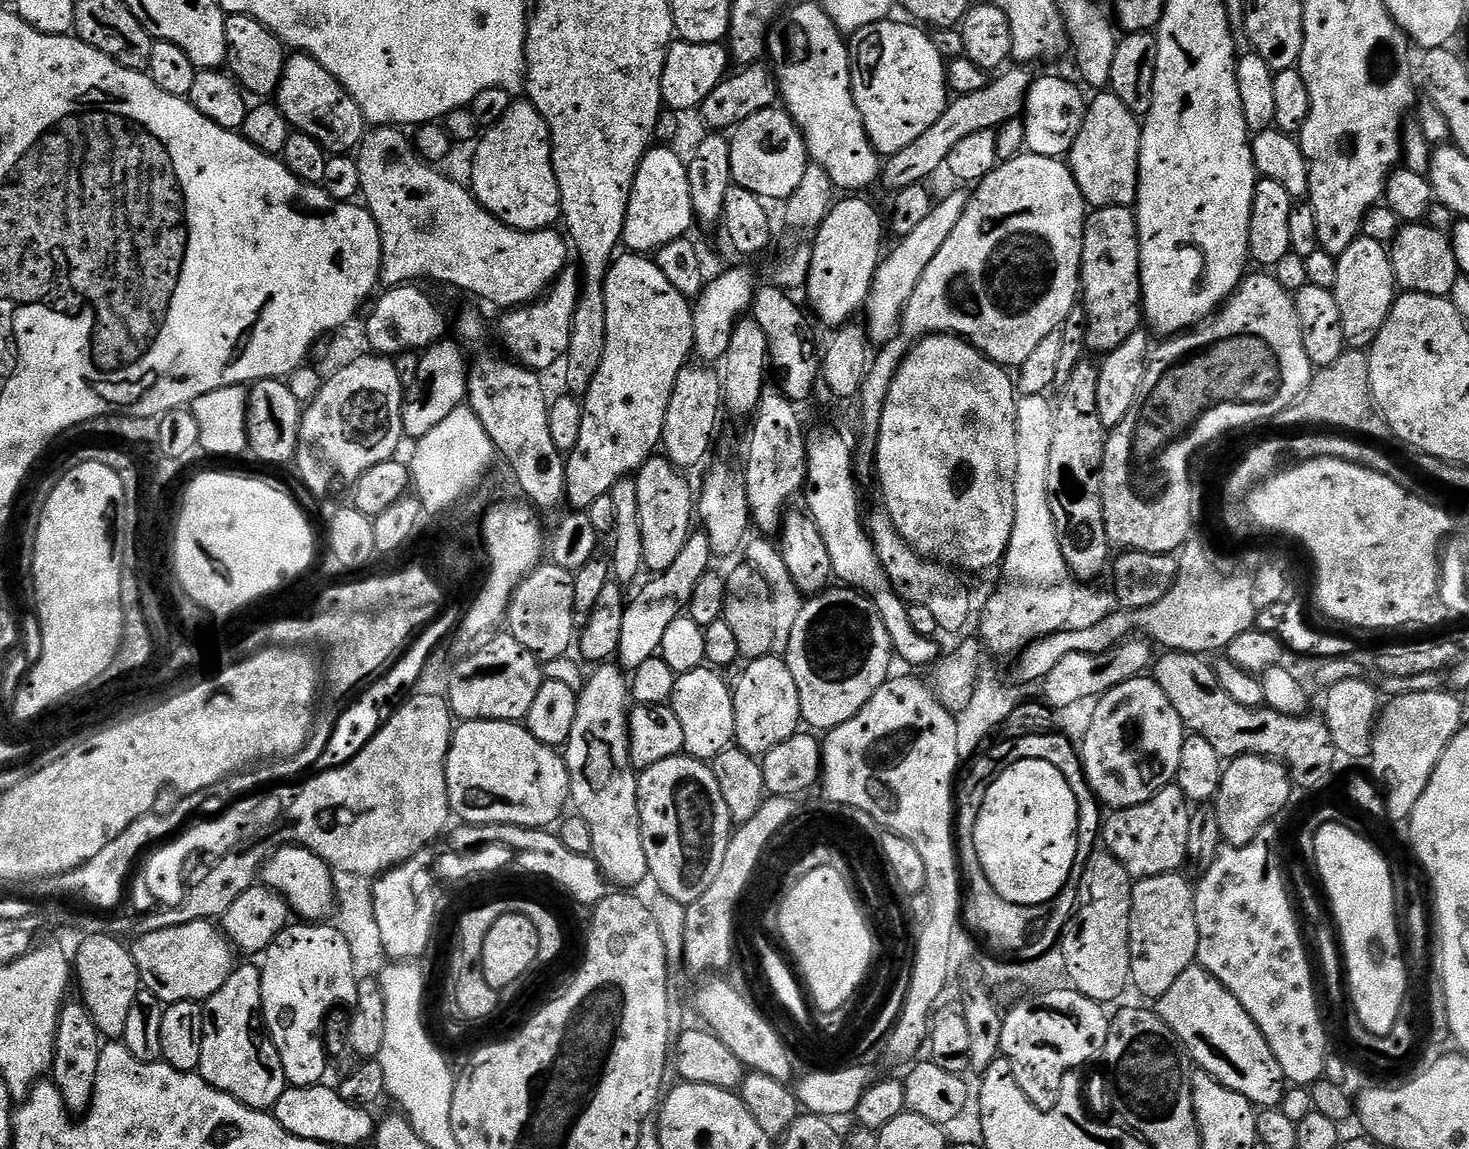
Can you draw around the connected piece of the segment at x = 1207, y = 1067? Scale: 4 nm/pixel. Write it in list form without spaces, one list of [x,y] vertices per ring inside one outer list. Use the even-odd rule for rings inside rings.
[[[1193,966],[1182,970],[1174,986],[1155,1001],[1154,1011],[1186,1049],[1197,1069],[1209,1072],[1215,1080],[1245,1096],[1257,1109],[1283,1105],[1286,1081],[1278,1058],[1274,1058],[1266,1038],[1250,1014],[1246,1014],[1242,1002],[1205,968]]]

